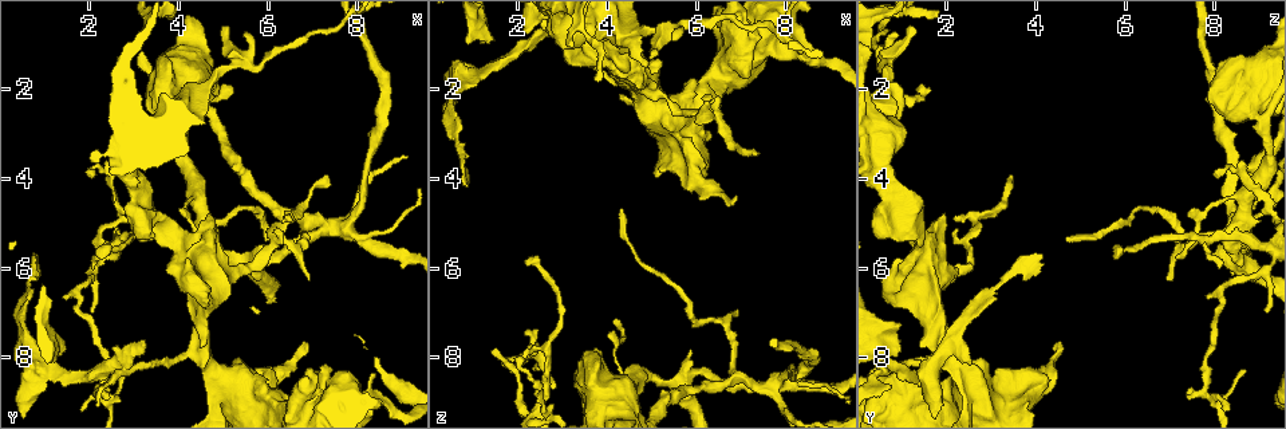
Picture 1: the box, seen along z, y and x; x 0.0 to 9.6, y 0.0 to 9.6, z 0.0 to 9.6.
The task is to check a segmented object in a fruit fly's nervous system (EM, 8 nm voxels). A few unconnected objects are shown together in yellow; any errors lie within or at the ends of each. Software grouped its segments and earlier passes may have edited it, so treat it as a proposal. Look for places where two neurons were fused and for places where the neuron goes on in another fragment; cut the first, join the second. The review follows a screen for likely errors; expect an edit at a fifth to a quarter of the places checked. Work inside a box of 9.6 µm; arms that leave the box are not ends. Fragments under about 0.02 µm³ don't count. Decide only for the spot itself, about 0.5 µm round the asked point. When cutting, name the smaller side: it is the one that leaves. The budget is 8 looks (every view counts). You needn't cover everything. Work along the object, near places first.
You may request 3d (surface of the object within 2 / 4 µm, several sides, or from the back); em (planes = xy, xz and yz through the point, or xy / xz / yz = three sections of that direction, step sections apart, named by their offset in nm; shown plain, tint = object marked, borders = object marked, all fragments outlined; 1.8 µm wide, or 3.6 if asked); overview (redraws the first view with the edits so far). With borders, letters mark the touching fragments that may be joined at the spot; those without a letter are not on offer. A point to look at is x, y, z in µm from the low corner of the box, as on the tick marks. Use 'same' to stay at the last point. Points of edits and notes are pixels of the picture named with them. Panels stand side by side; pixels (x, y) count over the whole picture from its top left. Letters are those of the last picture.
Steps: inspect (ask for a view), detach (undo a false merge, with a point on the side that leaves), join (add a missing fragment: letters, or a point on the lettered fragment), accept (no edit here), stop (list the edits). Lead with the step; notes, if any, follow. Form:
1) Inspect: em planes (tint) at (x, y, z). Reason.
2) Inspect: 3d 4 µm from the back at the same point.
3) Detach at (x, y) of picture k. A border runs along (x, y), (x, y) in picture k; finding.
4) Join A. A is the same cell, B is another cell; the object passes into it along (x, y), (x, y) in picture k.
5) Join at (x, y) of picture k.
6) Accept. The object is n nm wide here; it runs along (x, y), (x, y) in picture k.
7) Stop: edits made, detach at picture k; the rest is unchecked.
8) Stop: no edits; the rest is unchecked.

Inspect: 3d 4 µm at (4.80, 5.50, 8.40).

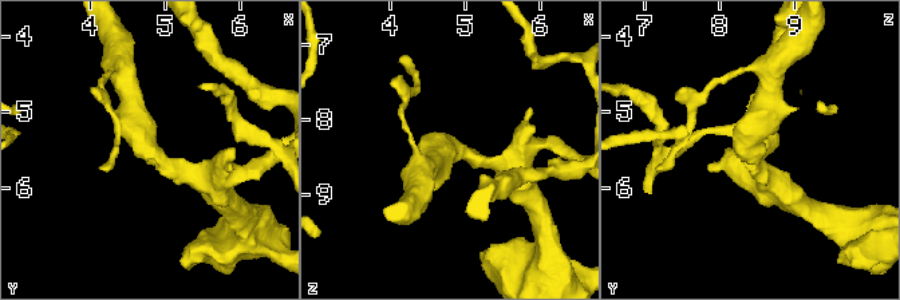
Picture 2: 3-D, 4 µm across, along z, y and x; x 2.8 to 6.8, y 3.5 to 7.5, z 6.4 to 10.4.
Inspect: em planes (borders) at (4.80, 5.55, 8.40). The arms are 200, 340 nm wide.

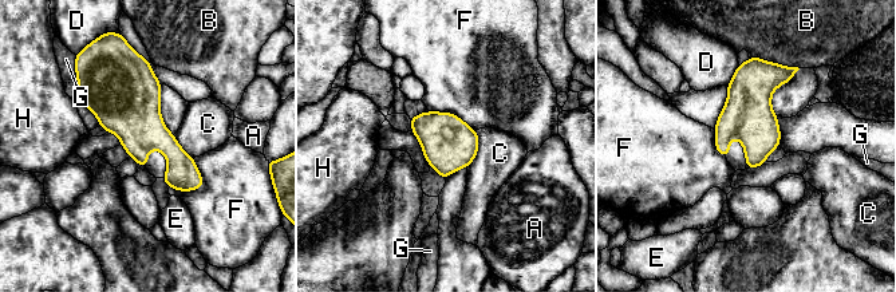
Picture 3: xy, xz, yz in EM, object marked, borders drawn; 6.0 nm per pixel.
Accept. A, B, C, D, E, F, G and H are other cells; all the same neuron.

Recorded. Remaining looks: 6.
Inspect: 3d 4 µm at (2.05, 4.00, 8.00).

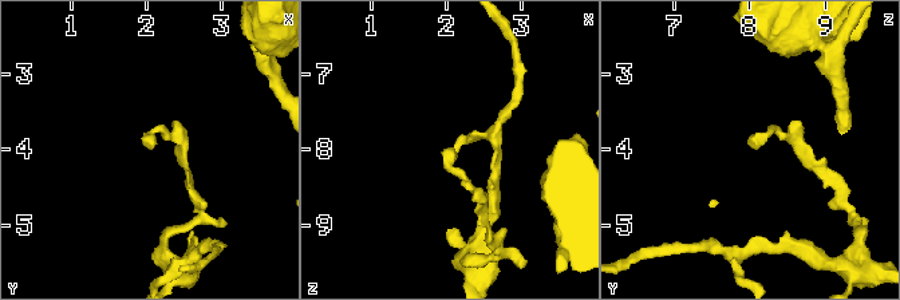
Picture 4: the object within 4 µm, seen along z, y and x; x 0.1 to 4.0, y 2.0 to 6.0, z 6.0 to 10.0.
Inspect: em xz step 8 (tint) at (2.05, 3.95, 8.00). Shape alone is not enough.

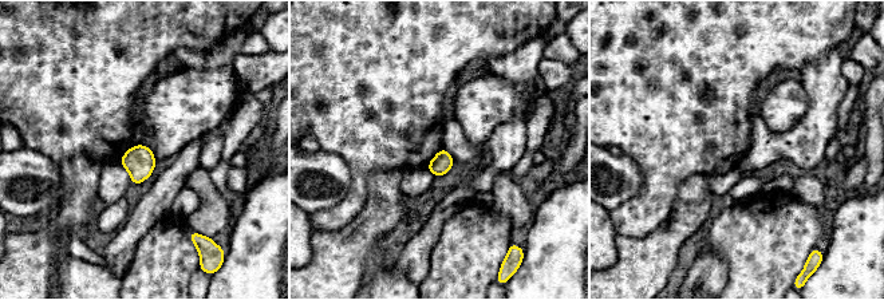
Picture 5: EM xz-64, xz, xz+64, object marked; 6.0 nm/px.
Inspect: em planes (borders) at the same point.

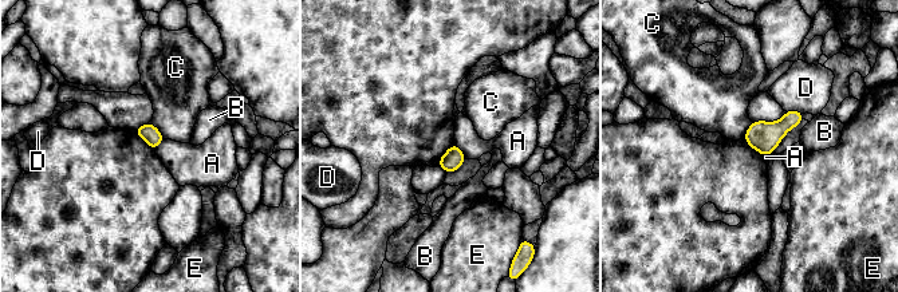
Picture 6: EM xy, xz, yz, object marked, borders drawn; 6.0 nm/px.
Accept. The object is 110 nm wide here; the longest contact is with C, 140 nm; A, B, C, D and E are other cells; no lettered fragment goes on from it.

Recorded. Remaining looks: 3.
Inspect: 3d 4 µm at (7.70, 5.05, 8.60). Looks like a crossing.

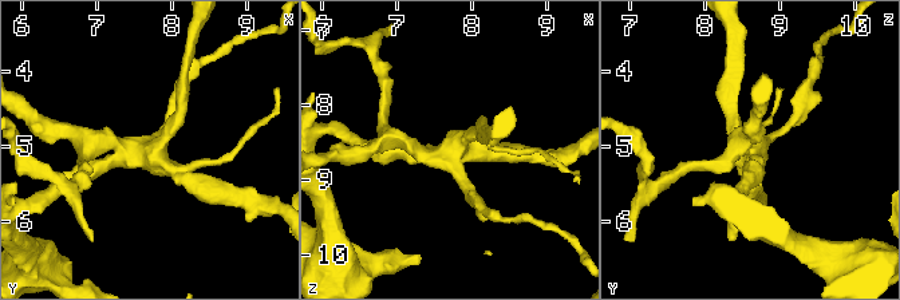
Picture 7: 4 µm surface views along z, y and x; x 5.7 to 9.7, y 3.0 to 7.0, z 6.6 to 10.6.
Inspect: em xz step 4 (tint) at (7.70, 5.10, 8.60).

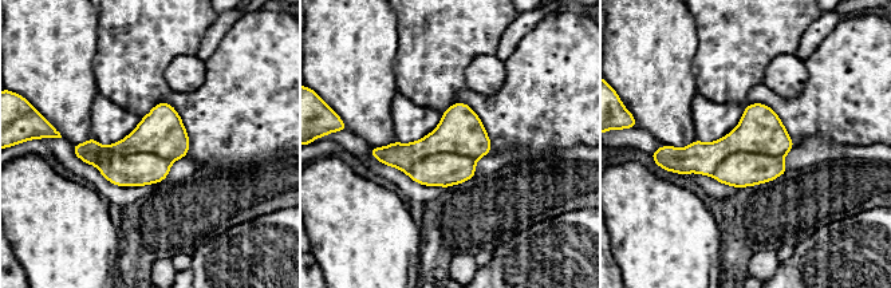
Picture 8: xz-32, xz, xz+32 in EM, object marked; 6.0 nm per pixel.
Inspect: em planes (borders) at the same point.

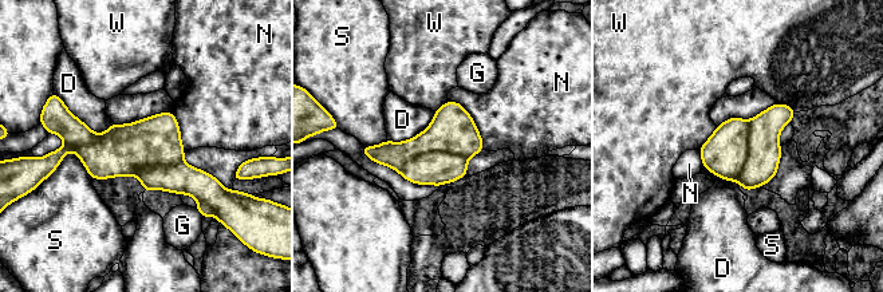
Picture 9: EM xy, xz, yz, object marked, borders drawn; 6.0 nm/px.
Detach at (452, 130) of picture 9. The object is 340 nm wide here; D, G, N, S and W are other cells; two neurons meet here.

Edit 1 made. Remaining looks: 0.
Stop: edits made, detach at picture 9; the rest is unchecked.

